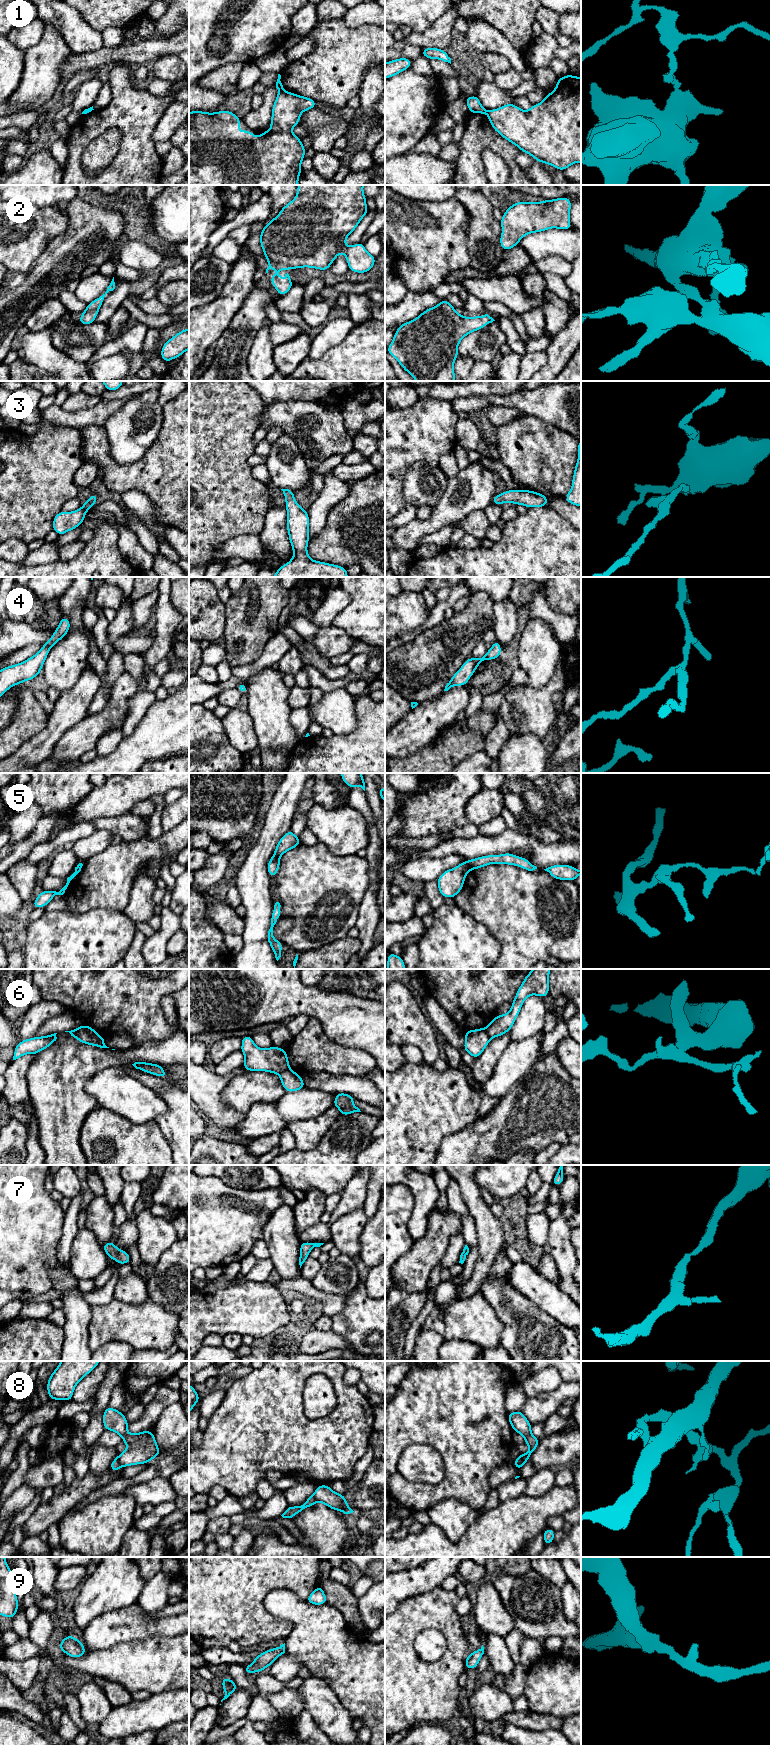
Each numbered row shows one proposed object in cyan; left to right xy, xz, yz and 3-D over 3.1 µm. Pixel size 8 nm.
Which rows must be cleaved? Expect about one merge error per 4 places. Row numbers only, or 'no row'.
1, 5, 6, 8

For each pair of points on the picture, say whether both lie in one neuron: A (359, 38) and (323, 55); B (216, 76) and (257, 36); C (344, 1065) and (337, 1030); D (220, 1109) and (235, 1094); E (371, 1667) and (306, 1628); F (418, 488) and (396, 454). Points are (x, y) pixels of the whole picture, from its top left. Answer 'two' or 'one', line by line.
A: one
B: two
C: two
D: two
E: one
F: two

